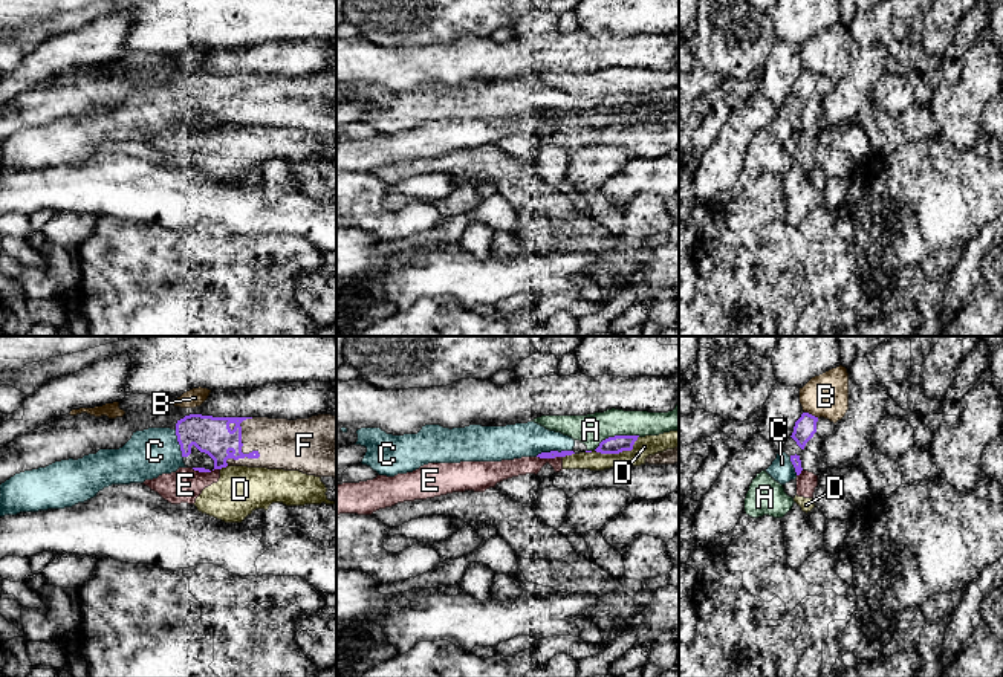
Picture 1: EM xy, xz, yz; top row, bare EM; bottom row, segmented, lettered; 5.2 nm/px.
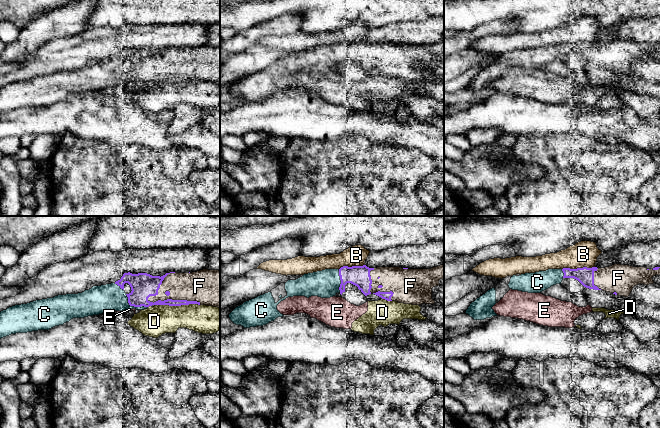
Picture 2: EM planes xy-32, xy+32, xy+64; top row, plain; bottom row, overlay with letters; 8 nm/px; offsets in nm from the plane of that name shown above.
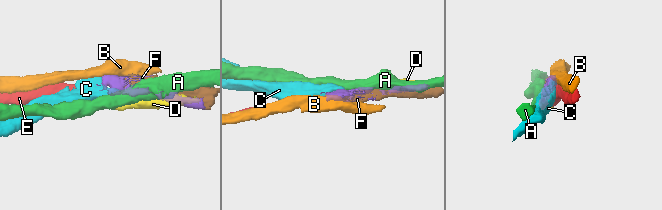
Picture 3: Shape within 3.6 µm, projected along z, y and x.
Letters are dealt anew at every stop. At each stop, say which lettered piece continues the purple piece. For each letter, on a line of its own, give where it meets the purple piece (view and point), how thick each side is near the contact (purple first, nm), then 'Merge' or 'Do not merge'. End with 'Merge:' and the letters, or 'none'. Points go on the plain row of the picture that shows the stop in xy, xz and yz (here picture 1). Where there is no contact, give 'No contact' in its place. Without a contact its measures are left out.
A: Touches purple at xz (616, 93). Thickness 100 nm (purple) against 160 nm. Do not merge
B: Touches purple at yz (811, 72). Thickness 120 nm (purple) against 220 nm. Do not merge
C: Touches purple at xz (552, 109). Thickness 50 nm (purple) against 180 nm. Merge
D: Touches purple at xz (619, 109). Thickness 100 nm (purple) against 110 nm. Do not merge
E: Touches purple at xz (549, 115). Thickness 50 nm (purple) against 100 nm. Do not merge
F: Touches purple at xy (242, 103). Thickness 200 nm (purple) against 260 nm. Merge
Merge: C, F

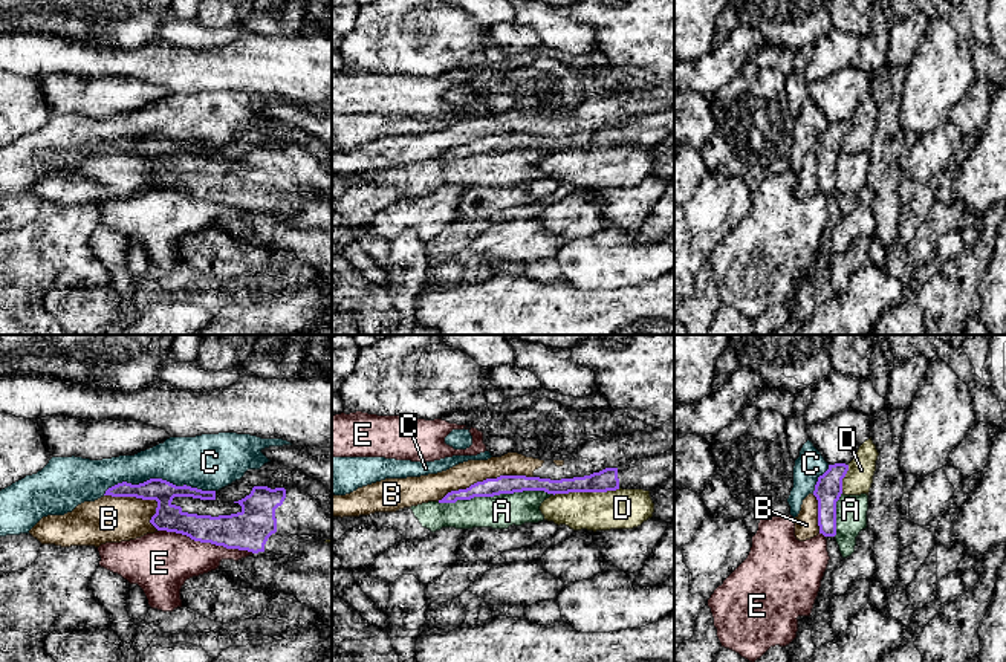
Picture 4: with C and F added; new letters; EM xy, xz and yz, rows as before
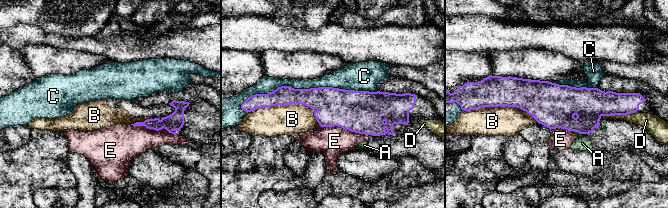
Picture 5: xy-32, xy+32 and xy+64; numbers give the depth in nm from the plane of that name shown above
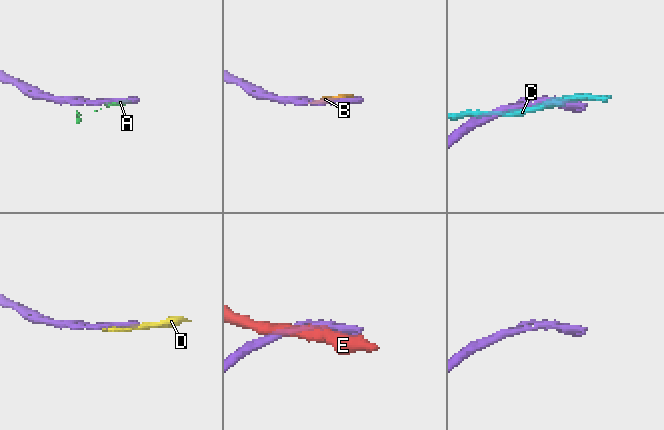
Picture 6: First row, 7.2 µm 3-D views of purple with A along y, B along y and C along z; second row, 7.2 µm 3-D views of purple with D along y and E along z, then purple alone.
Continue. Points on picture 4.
A: Touches purple at xz (496, 152). Thickness 100 nm (purple) against 180 nm. Do not merge
B: Touches purple at xz (486, 136). Thickness 100 nm (purple) against 140 nm. Do not merge
C: Touches purple at xy (158, 136). Thickness 150 nm (purple) against 280 nm. Do not merge
D: Touches purple at xz (586, 149). Thickness 120 nm (purple) against 200 nm. Do not merge
E: Touches purple at xy (207, 199). Thickness 220 nm (purple) against 300 nm. Do not merge
Merge: none

